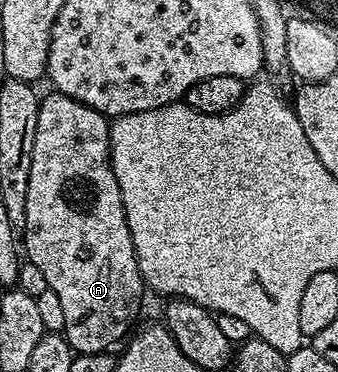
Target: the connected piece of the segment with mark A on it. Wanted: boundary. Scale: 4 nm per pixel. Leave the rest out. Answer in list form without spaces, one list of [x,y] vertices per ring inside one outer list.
[[[56,91],[50,92],[50,97],[40,98],[39,119],[35,127],[35,148],[31,150],[31,175],[27,178],[27,211],[24,223],[21,226],[23,251],[26,260],[34,263],[35,267],[46,276],[48,289],[59,296],[59,303],[63,310],[63,335],[68,339],[69,346],[76,354],[95,354],[106,352],[113,343],[117,342],[129,329],[138,311],[145,284],[139,271],[137,256],[134,251],[134,243],[131,239],[130,227],[125,214],[123,195],[119,191],[119,179],[115,177],[113,165],[109,161],[109,126],[110,118],[104,113],[95,111],[82,101],[68,97]]]

